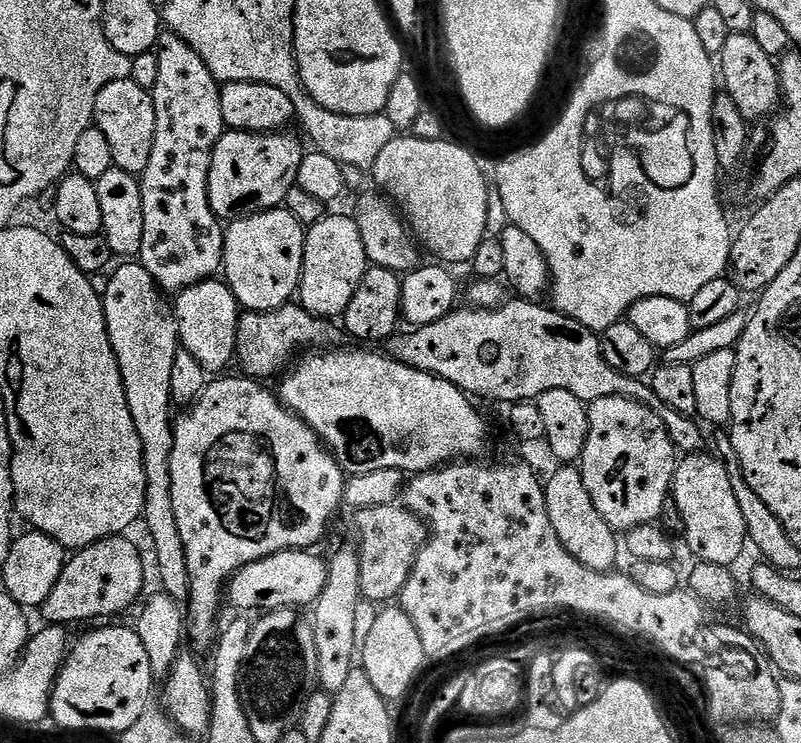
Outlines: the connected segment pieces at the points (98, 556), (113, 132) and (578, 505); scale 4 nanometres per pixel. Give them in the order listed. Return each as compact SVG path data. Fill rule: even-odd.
M127 535L111 536L88 548L81 548L76 556L65 563L62 574L46 598L42 615L52 626L72 626L75 620L104 622L107 616L124 612L144 592L144 560L140 552L128 541Z
M130 78L115 80L110 86L102 86L98 94L98 102L94 102L94 127L102 130L102 134L110 145L110 154L114 154L114 165L126 170L126 174L139 177L150 163L150 150L154 150L154 102L149 89L138 86Z
M560 466L556 473L544 484L546 498L546 514L550 518L550 526L554 526L554 534L570 550L574 558L590 570L610 572L617 567L616 559L622 556L622 544L618 539L617 529L611 528L598 514L598 506L594 506L594 498L590 498L590 490L586 490L586 482L582 478L579 467ZM617 536L617 540L616 540Z

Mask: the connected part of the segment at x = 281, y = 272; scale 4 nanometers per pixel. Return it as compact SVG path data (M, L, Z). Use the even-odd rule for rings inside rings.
M283 206L243 216L225 227L222 276L241 309L277 312L299 293L305 235L304 225Z

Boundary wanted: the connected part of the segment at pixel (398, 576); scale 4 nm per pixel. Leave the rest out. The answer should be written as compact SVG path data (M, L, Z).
M397 502L390 505L370 506L369 509L359 509L355 513L356 516L356 532L360 535L358 539L358 547L360 549L360 569L362 570L362 597L377 606L387 605L389 602L395 601L399 597L400 592L406 586L406 580L410 578L410 570L414 570L414 562L418 558L418 554L422 550L422 546L428 540L428 526L420 517L416 516L409 508L405 508L403 503Z

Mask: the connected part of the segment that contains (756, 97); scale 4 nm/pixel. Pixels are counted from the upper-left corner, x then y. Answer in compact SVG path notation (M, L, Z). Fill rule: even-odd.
M733 32L730 38L726 38L726 46L718 57L718 76L722 81L723 91L734 100L734 105L738 106L738 110L748 122L756 122L753 120L758 119L759 116L771 117L781 107L782 97L777 61L770 54L766 54L766 50L762 50L762 46L758 46L758 42L754 42L752 35L747 32Z

